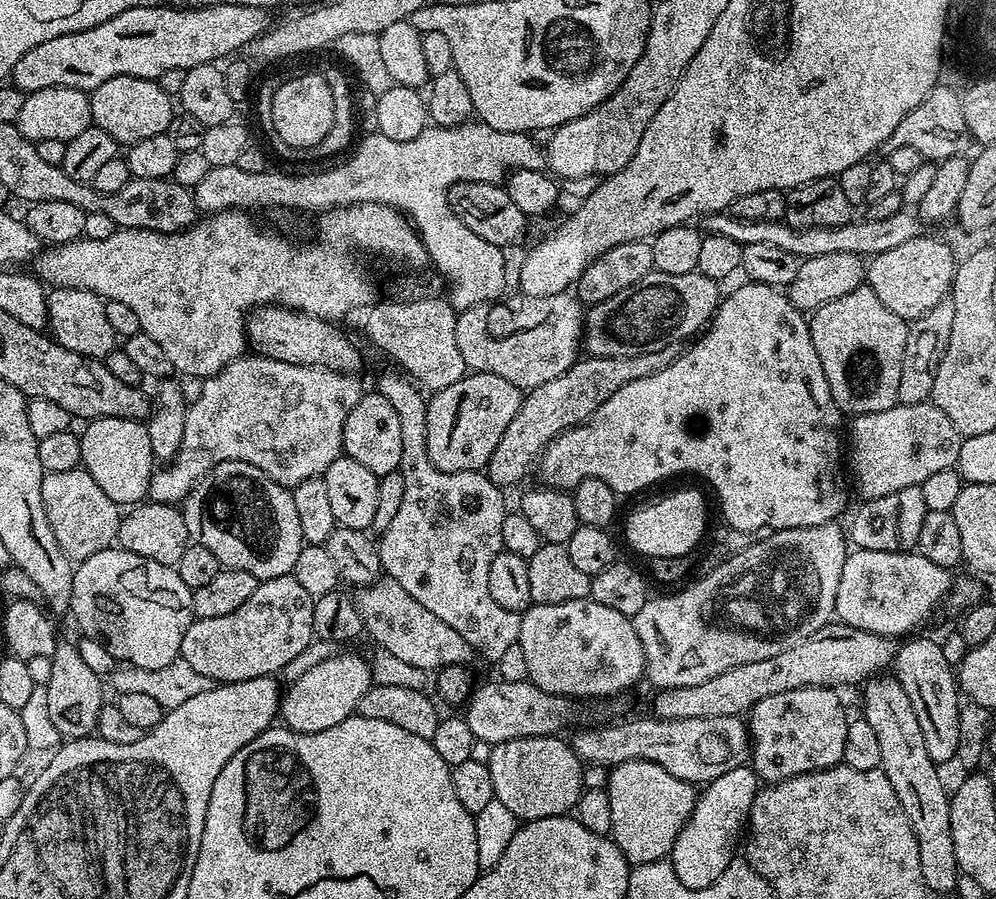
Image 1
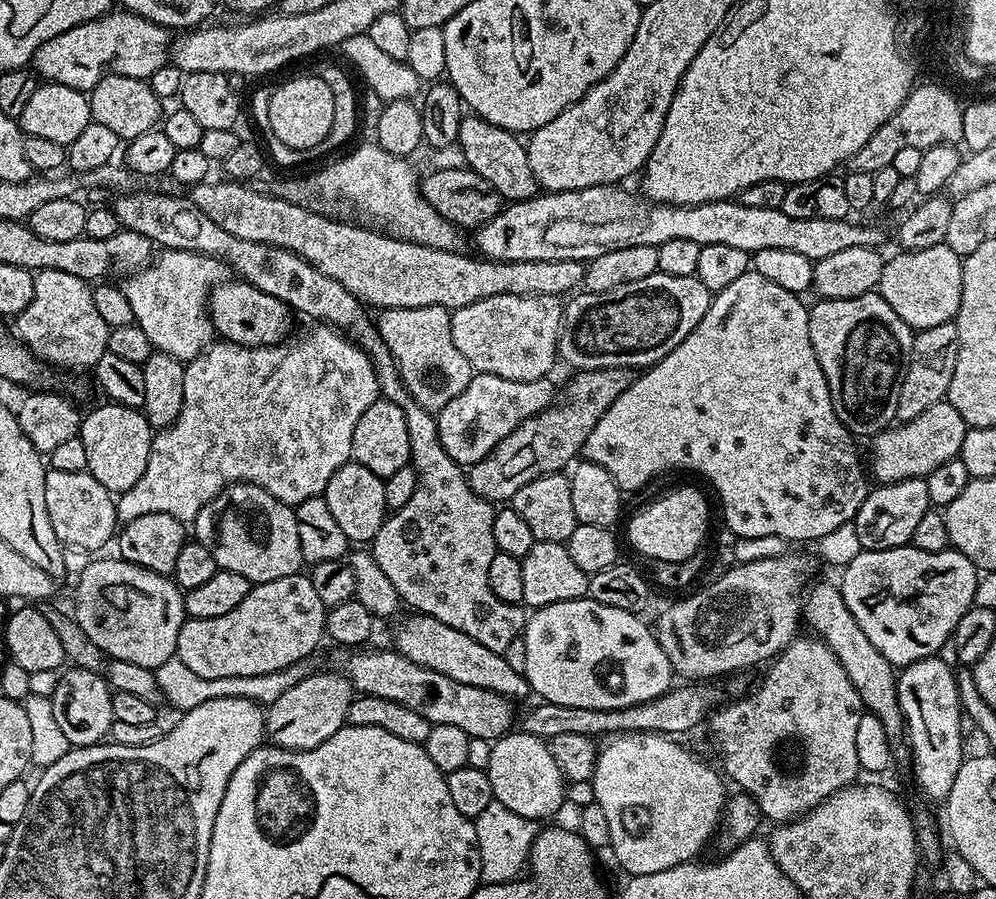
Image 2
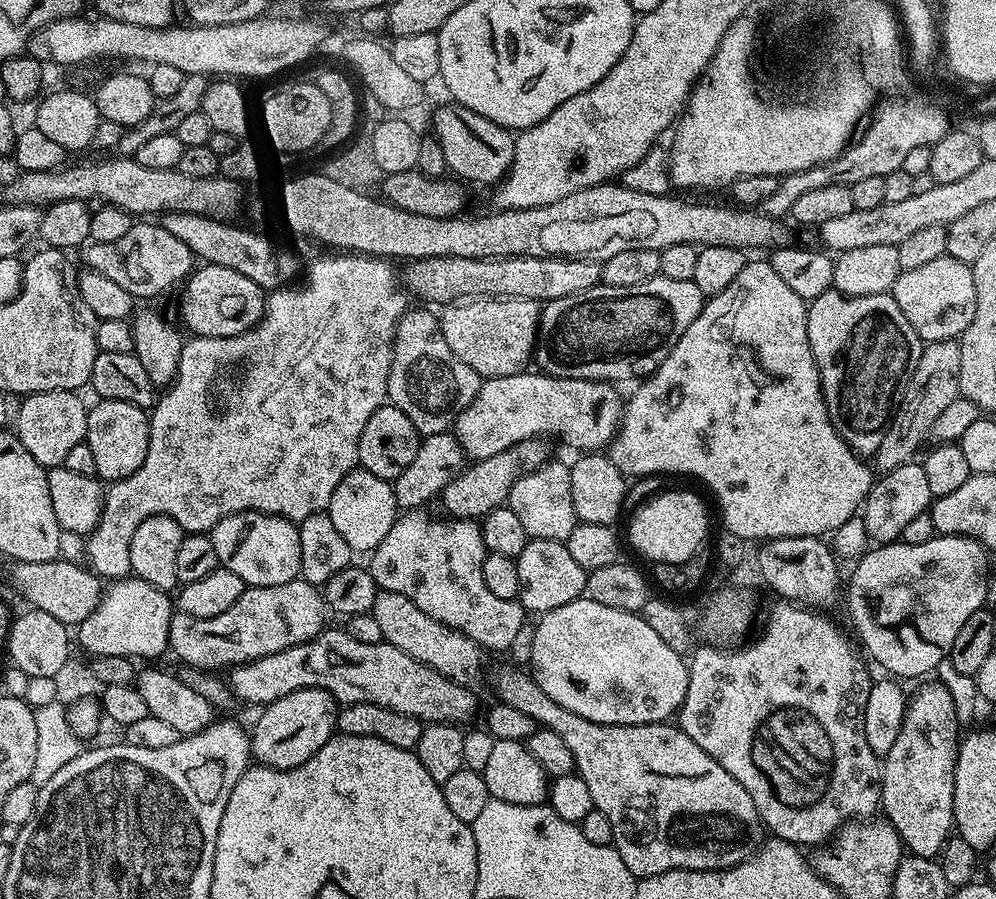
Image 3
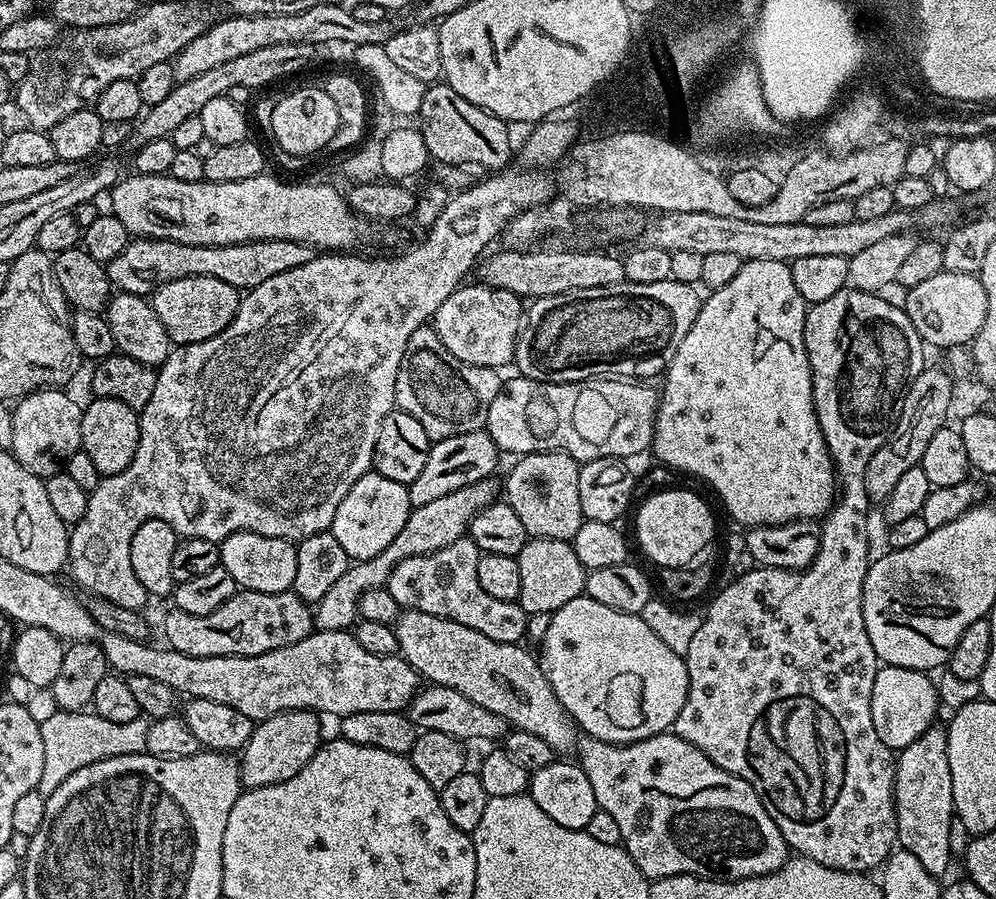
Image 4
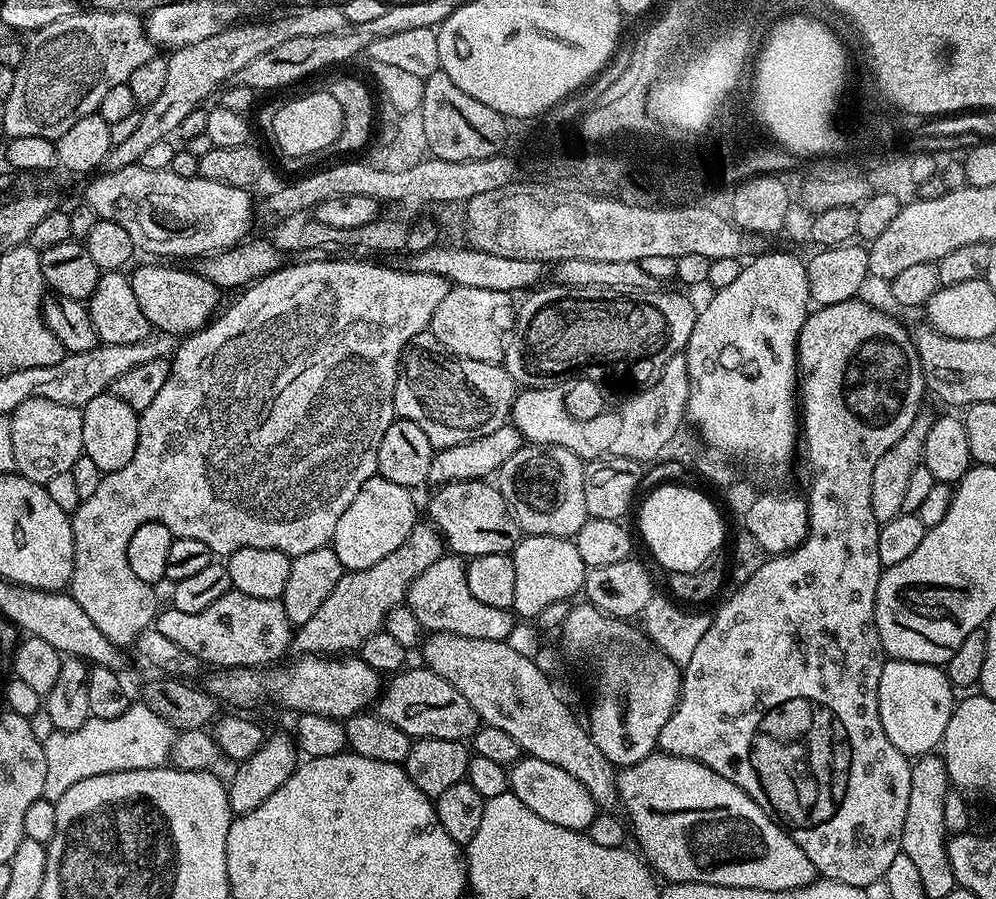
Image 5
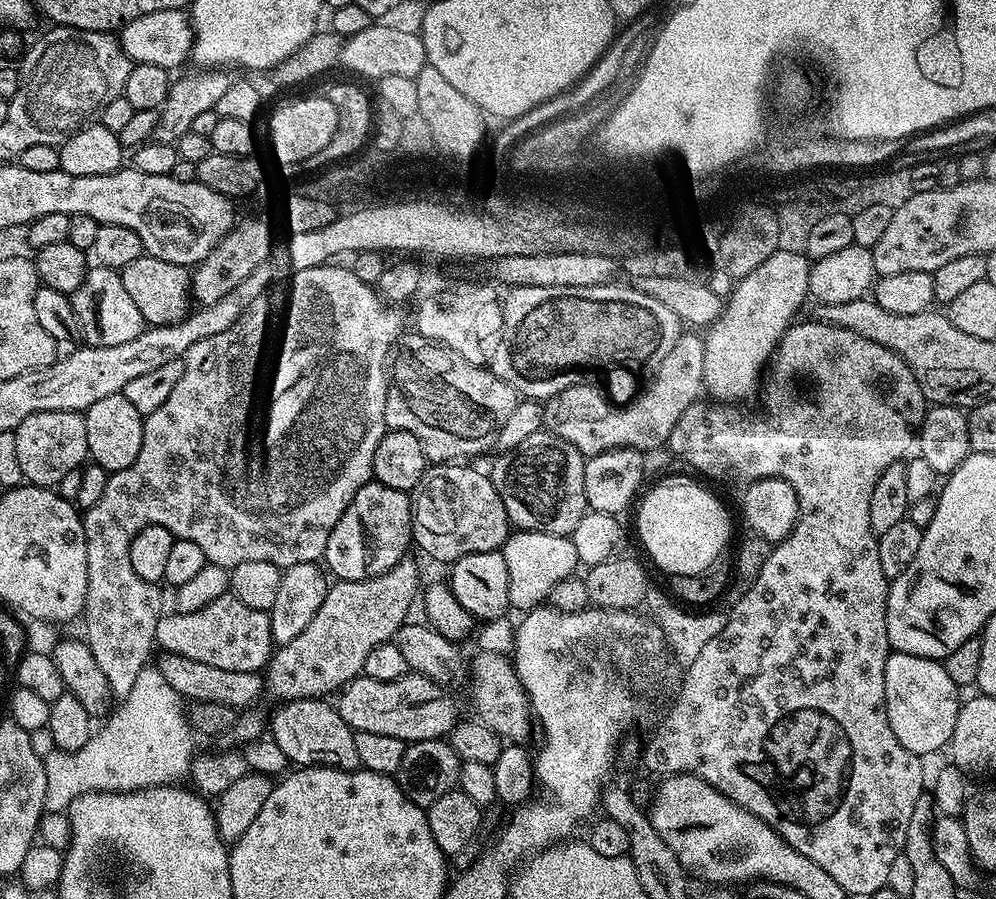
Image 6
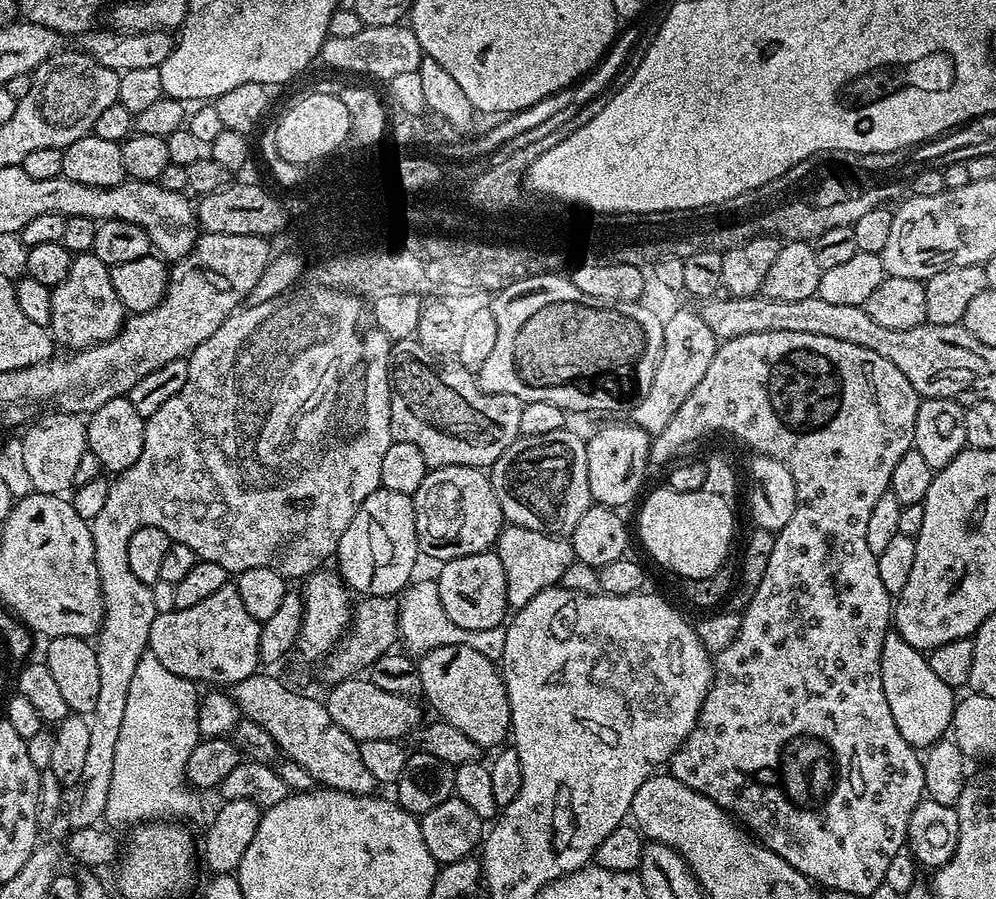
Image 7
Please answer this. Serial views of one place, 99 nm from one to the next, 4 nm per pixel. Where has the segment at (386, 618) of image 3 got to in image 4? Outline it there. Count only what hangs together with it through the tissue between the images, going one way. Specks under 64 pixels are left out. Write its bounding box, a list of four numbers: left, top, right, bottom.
[394,608,578,753]

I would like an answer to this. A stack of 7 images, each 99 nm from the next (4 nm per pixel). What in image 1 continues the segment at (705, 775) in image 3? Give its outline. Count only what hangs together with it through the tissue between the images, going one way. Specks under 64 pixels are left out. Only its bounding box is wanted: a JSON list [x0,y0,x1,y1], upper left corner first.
[354,575,698,866]

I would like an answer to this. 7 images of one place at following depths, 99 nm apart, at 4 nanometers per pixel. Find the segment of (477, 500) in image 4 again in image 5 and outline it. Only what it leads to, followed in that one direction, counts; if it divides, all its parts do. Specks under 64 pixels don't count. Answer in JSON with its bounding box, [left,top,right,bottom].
[291,522,445,657]

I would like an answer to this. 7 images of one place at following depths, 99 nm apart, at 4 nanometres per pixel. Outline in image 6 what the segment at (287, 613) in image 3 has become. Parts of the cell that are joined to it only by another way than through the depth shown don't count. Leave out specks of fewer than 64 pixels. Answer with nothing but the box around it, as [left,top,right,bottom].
[156,594,274,672]

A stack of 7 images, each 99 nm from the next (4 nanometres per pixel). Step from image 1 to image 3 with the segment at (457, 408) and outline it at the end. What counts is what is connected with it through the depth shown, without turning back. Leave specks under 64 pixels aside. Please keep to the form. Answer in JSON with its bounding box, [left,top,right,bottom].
[454,370,625,461]

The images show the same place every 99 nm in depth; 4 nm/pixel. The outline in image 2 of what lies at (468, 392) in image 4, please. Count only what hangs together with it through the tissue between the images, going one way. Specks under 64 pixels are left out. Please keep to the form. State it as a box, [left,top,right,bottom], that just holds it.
[379,306,474,414]

